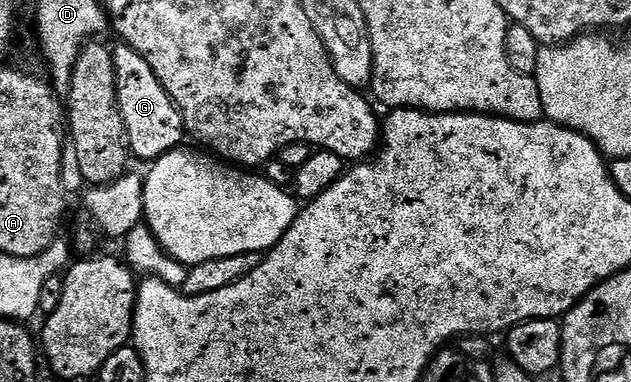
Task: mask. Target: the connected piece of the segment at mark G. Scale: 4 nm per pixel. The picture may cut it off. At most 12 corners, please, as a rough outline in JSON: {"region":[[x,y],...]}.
{"region":[[134,47],[112,49],[128,152],[185,144],[184,117]]}

